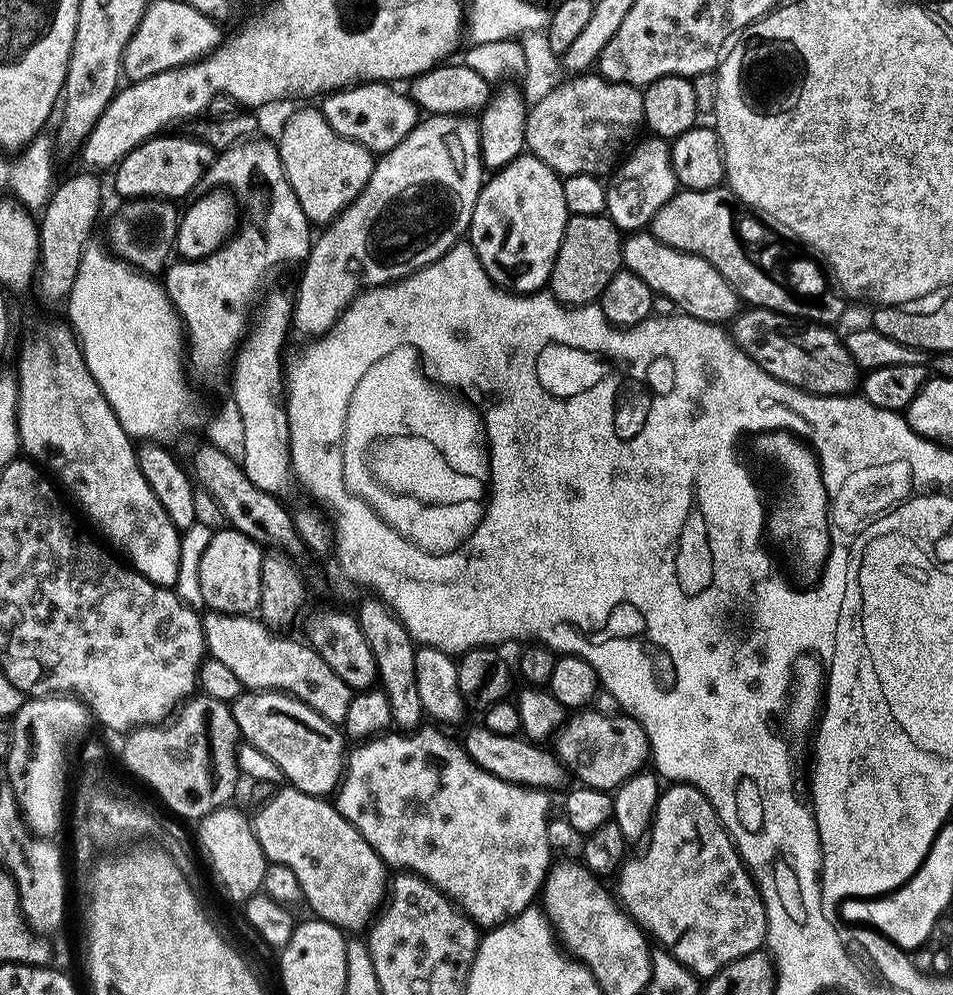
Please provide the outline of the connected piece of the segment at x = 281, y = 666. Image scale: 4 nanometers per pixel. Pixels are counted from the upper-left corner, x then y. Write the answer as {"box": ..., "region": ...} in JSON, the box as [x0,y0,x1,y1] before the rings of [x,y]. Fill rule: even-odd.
{"box":[203,611,354,725],"region":[[[209,611],[203,617],[204,643],[211,659],[226,666],[245,689],[261,692],[286,692],[300,700],[310,710],[322,714],[332,724],[343,725],[354,690],[326,666],[326,662],[311,644],[287,640],[287,635],[277,634],[263,620],[252,614],[231,616],[225,612]]]}

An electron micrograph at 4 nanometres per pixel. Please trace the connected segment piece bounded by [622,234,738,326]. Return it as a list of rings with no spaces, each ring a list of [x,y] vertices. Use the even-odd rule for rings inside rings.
[[[632,234],[623,241],[622,264],[627,271],[646,282],[653,294],[670,298],[683,315],[721,326],[733,319],[732,307],[738,304],[738,297],[724,274],[712,265],[711,259],[679,252],[658,242],[650,234]]]

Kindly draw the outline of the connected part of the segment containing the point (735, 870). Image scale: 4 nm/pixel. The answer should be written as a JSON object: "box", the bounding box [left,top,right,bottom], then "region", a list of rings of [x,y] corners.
{"box":[614,782,768,978],"region":[[[672,782],[661,791],[656,803],[656,809],[652,815],[652,827],[646,833],[644,846],[644,853],[641,856],[629,855],[620,865],[619,871],[614,876],[614,881],[616,881],[614,895],[620,907],[636,921],[636,925],[651,937],[655,943],[657,940],[660,943],[657,945],[663,951],[669,952],[683,968],[688,969],[697,978],[711,978],[716,976],[730,962],[748,956],[752,952],[759,952],[765,947],[768,938],[768,919],[766,918],[766,910],[760,892],[756,888],[756,883],[752,881],[752,875],[748,872],[747,866],[744,865],[744,859],[741,858],[740,851],[732,843],[732,837],[729,836],[728,831],[724,829],[723,822],[718,818],[714,806],[710,806],[708,799],[693,784]]]}

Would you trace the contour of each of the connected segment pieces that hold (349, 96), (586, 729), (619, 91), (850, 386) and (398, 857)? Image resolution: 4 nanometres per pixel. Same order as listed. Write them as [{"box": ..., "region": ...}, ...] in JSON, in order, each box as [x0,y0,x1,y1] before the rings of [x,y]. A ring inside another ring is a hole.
[{"box":[318,82,414,154],"region":[[[361,82],[342,88],[339,92],[327,93],[319,101],[318,111],[324,115],[330,130],[334,130],[343,140],[356,146],[361,144],[375,154],[383,154],[394,150],[394,146],[398,146],[398,142],[402,142],[402,138],[406,138],[414,127],[411,99],[392,88],[395,87],[388,82]]]},{"box":[554,708,651,792],"region":[[[593,708],[577,711],[557,732],[554,743],[556,758],[571,773],[575,772],[581,785],[607,792],[615,791],[634,774],[643,771],[651,759],[645,728],[630,714],[610,717]]]},{"box":[524,74,645,178],"region":[[[580,74],[569,80],[572,80],[569,84],[561,82],[552,93],[531,105],[525,126],[524,143],[527,151],[546,162],[546,166],[550,166],[550,170],[554,170],[561,178],[578,174],[607,177],[621,163],[629,145],[637,139],[636,131],[645,127],[644,93],[629,84],[605,80],[599,74]]]},{"box":[730,307,862,396],"region":[[[749,307],[744,311],[748,312],[735,317],[730,335],[766,374],[814,396],[846,396],[857,391],[862,370],[844,349],[843,339],[839,335],[836,337],[831,327],[816,322],[807,324],[803,319],[766,308]]]},{"box":[334,726,553,930],"region":[[[424,726],[419,729],[418,734],[381,734],[373,739],[366,740],[355,745],[356,748],[347,753],[346,767],[339,788],[334,793],[334,803],[342,818],[349,820],[355,828],[370,842],[370,846],[384,860],[385,865],[392,870],[403,870],[413,872],[428,880],[438,890],[442,890],[452,899],[460,911],[465,912],[470,919],[476,923],[481,930],[491,930],[498,925],[512,920],[518,914],[522,914],[527,908],[533,907],[532,900],[541,895],[544,882],[553,867],[552,840],[548,837],[548,811],[552,808],[552,800],[543,788],[526,788],[522,784],[511,784],[486,770],[482,770],[472,761],[463,747],[458,746],[452,740],[440,736],[441,729],[428,728]]]}]

